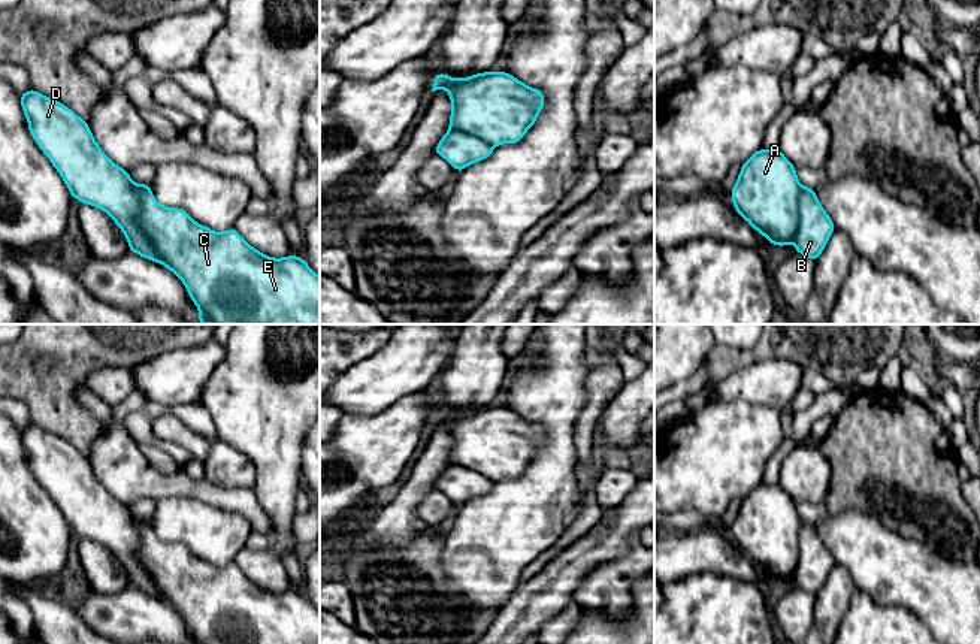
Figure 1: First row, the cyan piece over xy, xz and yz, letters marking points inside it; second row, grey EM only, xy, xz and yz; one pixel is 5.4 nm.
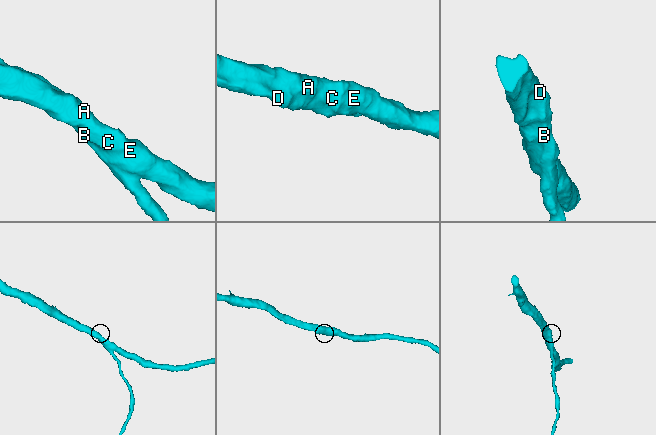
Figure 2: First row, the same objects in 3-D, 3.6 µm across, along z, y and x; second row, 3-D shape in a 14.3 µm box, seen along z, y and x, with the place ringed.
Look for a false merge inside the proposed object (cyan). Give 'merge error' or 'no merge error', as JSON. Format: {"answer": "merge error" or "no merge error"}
{"answer": "no merge error"}

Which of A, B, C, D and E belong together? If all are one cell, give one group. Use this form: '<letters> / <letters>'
A B C D E

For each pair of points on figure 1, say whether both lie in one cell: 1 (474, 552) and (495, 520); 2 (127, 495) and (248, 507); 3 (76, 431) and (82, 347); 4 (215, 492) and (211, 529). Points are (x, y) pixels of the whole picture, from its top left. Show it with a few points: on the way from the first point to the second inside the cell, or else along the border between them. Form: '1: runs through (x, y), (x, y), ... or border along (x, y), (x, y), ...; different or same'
1: runs through (481, 544), (495, 528); same
2: runs through (157, 486), (188, 486), (218, 496); same
3: runs through (64, 410), (66, 368); same
4: border along (180, 496), (193, 496), (241, 513), (247, 519); different

